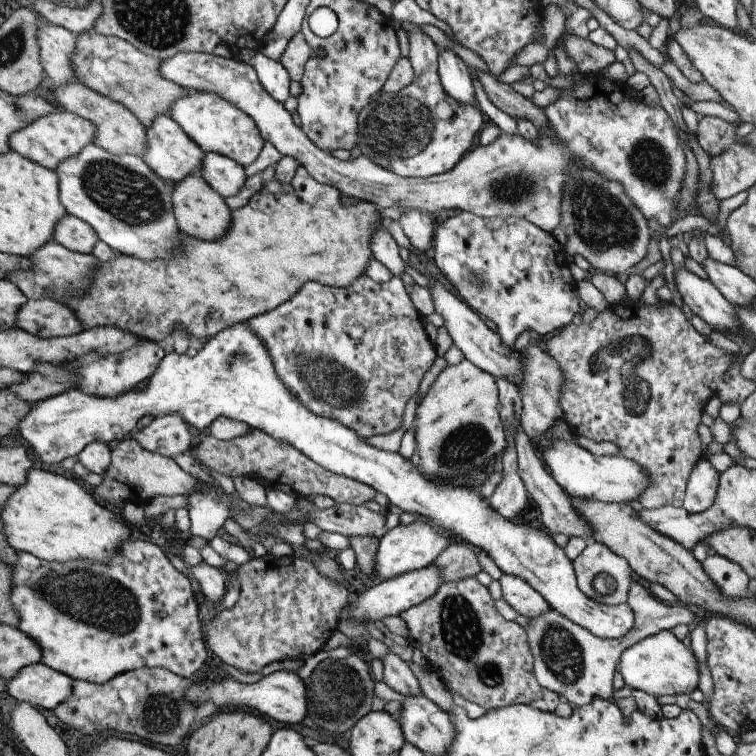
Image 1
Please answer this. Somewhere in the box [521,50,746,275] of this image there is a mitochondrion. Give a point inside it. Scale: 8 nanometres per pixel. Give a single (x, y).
(604, 224)

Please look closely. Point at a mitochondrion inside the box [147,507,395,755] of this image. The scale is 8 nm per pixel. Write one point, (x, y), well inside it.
(337, 694)

